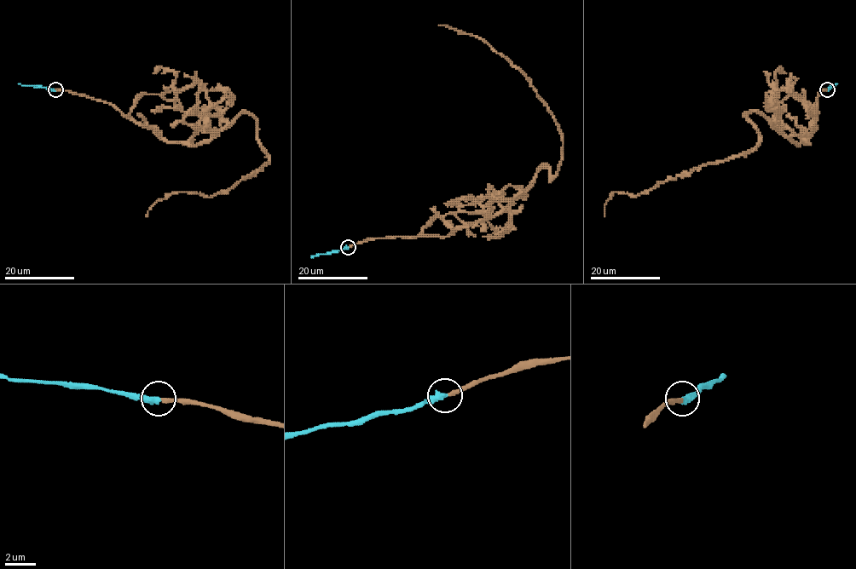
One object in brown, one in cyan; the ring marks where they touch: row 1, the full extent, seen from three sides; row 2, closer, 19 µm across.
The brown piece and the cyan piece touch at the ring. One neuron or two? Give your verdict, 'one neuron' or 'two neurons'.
one neuron

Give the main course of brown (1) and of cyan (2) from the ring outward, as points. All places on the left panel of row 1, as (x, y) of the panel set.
1: (55, 89), (187, 145), (241, 112), (257, 121), (263, 168), (210, 197), (168, 194), (147, 215)
2: (55, 89), (19, 83)

